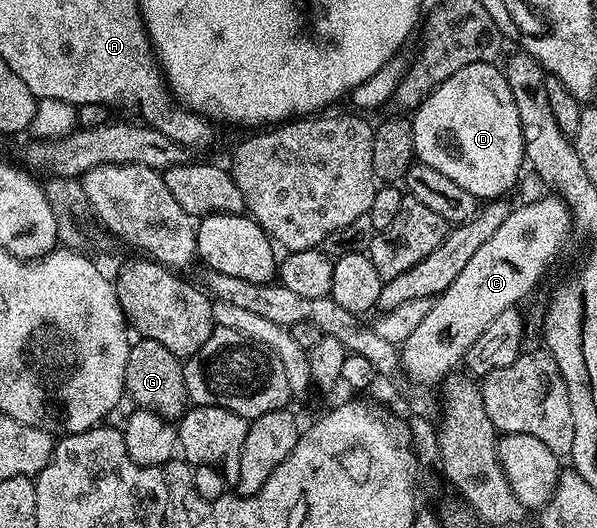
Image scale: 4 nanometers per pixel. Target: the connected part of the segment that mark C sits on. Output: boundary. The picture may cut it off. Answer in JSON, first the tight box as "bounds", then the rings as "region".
{"bounds":[400,195,573,386],"region":[[[544,195],[540,201],[533,204],[517,203],[509,211],[506,222],[502,222],[502,226],[498,226],[498,230],[494,230],[494,234],[490,234],[490,238],[486,238],[482,246],[478,246],[478,251],[471,256],[470,262],[466,262],[462,274],[458,274],[458,278],[450,282],[450,286],[440,297],[429,303],[428,313],[403,342],[400,348],[403,375],[408,375],[413,385],[436,386],[453,370],[459,369],[470,346],[478,342],[478,334],[482,334],[486,326],[490,326],[490,322],[494,322],[498,314],[502,314],[502,310],[519,305],[519,300],[526,299],[535,290],[544,267],[559,252],[568,231],[573,231],[573,228],[572,214],[559,195]]]}

